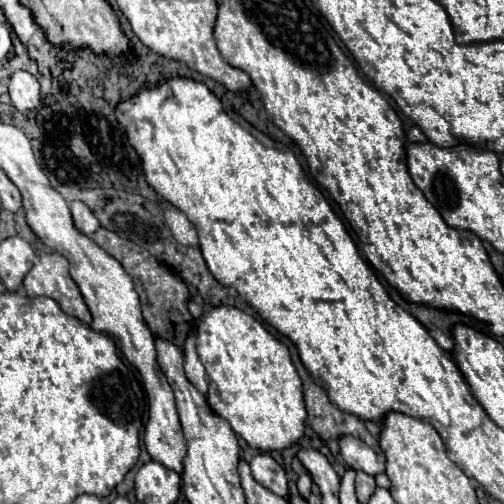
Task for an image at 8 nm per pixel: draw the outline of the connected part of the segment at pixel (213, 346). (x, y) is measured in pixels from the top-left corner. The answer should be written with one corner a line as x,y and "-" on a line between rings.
220,304
202,314
202,320
196,324
196,352
206,368
206,378
210,384
208,404
210,408
230,422
232,430
242,436
250,448
260,452
284,450
304,438
306,430
306,406
304,406
304,388
302,380
292,364
290,350
272,336
258,320
246,312

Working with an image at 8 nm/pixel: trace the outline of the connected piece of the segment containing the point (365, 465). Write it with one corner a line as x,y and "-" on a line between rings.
340,436
338,438
338,446
340,446
340,454
346,460
346,464
354,470
364,470
370,476
384,472
384,464
378,462
376,452
366,446
360,438
354,436

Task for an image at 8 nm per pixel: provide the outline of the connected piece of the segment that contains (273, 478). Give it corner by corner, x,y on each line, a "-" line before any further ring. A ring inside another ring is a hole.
258,454
250,460
252,476
258,484
268,488
270,492
288,498
288,480
284,468
270,456
270,454

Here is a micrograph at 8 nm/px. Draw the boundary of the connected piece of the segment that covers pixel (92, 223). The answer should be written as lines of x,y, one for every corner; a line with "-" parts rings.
72,202
70,210
72,210
72,220
76,230
82,232
84,236
92,236
100,228
100,222
96,220
96,216
82,202

